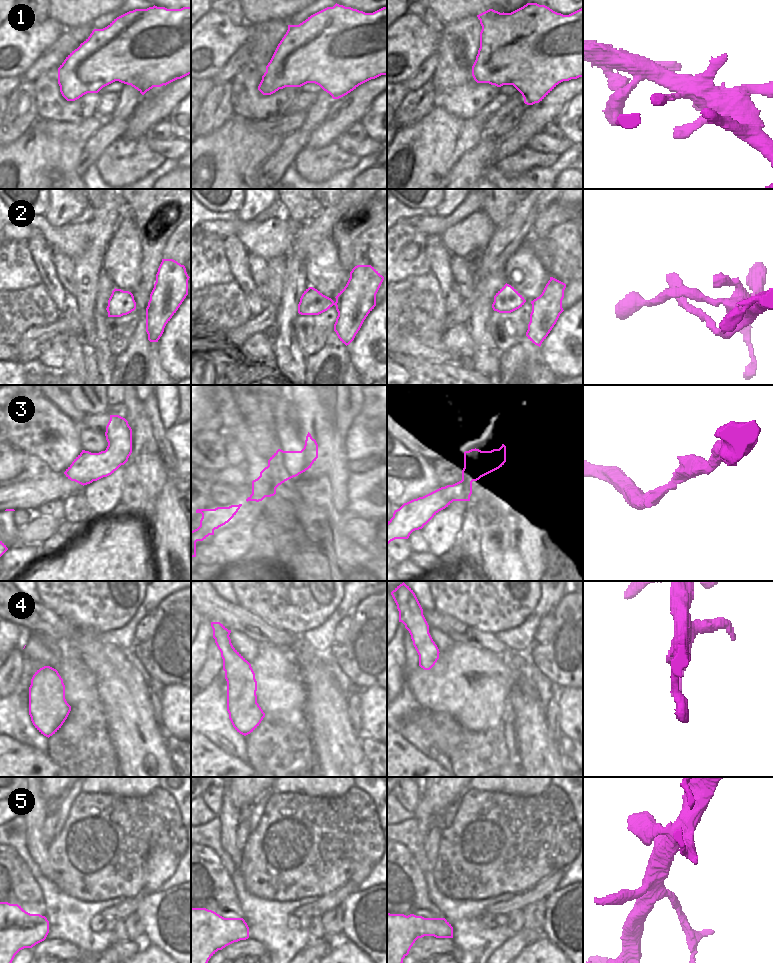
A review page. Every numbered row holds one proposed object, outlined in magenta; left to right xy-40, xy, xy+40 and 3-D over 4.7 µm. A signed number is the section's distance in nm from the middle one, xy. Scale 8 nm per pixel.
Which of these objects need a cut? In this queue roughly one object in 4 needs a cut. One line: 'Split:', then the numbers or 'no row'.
Split: no row

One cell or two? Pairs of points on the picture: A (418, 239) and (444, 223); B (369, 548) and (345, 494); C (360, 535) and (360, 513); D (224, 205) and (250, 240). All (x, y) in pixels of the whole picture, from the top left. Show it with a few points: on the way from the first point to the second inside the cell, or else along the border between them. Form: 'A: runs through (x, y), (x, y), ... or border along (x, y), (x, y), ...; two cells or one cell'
A: border along (405, 223), (416, 226), (427, 235); two cells
B: border along (361, 500), (350, 506), (350, 515), (348, 517); two cells
C: runs through (360, 530), (360, 518); one cell
D: border along (206, 206), (217, 212), (237, 213); two cells

